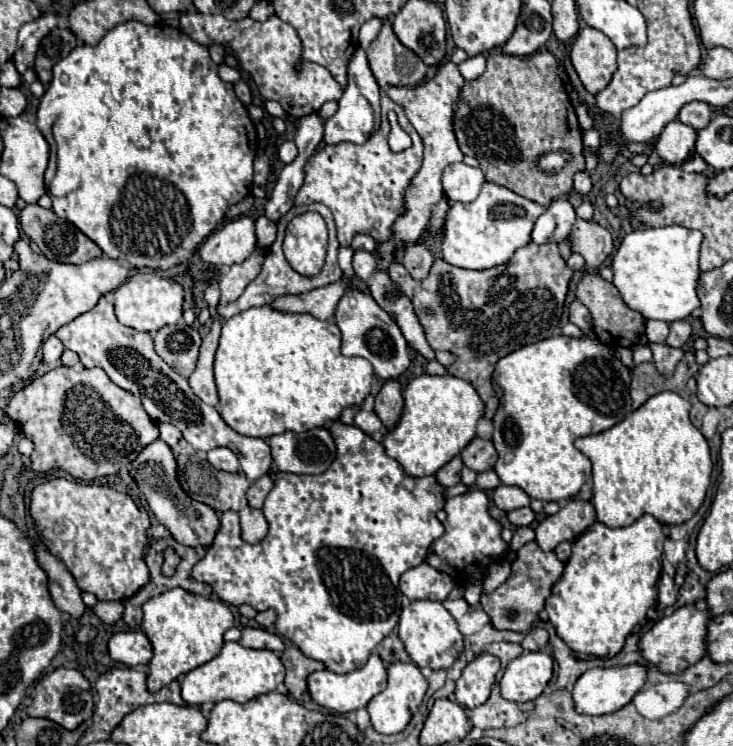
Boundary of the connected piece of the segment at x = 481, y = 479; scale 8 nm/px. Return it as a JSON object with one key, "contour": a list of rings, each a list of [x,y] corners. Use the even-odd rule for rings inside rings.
{"contour":[[[487,470],[487,472],[481,472],[481,474],[477,474],[477,488],[481,488],[481,490],[493,490],[493,488],[497,488],[499,484],[501,484],[501,480],[499,480],[499,476],[495,474],[495,470]]]}

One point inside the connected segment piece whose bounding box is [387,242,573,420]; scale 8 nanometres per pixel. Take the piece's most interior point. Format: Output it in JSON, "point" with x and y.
{"point":[479,315]}

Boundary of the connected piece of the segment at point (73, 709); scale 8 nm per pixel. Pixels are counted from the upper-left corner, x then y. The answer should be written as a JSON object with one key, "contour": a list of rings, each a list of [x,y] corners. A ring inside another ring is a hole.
{"contour":[[[55,668],[35,686],[35,698],[33,704],[27,708],[27,714],[35,718],[47,718],[61,724],[67,730],[75,730],[81,722],[91,718],[91,710],[93,710],[93,692],[89,680],[73,668]]]}

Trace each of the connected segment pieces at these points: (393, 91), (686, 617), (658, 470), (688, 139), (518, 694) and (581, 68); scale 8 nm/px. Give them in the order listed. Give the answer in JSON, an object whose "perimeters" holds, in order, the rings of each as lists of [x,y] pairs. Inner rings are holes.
{"perimeters":[[[[445,62],[437,68],[437,76],[421,86],[415,88],[407,88],[407,86],[389,86],[387,88],[387,96],[401,104],[407,112],[409,122],[415,126],[417,134],[421,136],[423,144],[425,144],[425,158],[423,158],[423,166],[417,172],[417,176],[413,178],[411,186],[407,188],[407,196],[405,196],[405,214],[393,224],[393,240],[379,244],[379,266],[385,270],[391,262],[393,262],[393,252],[395,248],[399,248],[401,244],[407,242],[417,242],[419,236],[423,234],[427,220],[431,216],[431,208],[433,204],[437,204],[443,198],[443,186],[441,186],[441,174],[443,168],[447,168],[453,162],[461,162],[463,160],[463,152],[459,150],[455,132],[453,132],[453,112],[457,110],[457,100],[459,100],[459,92],[463,88],[465,80],[457,70],[457,64],[453,62]]],[[[695,604],[681,606],[671,616],[661,618],[649,632],[645,632],[639,638],[639,642],[637,642],[639,652],[659,672],[665,672],[665,674],[683,672],[685,668],[693,666],[697,660],[701,660],[701,656],[705,654],[707,622],[709,622],[709,612],[707,610],[697,610]]],[[[659,392],[613,428],[575,440],[577,450],[593,464],[593,504],[601,524],[621,528],[633,524],[643,514],[655,516],[661,524],[683,524],[699,510],[711,482],[713,462],[707,440],[689,420],[689,408],[691,404],[679,394]]],[[[673,120],[663,128],[655,144],[655,150],[665,162],[681,166],[685,160],[693,156],[693,140],[697,140],[697,132],[691,126]]],[[[525,652],[515,658],[501,678],[501,696],[511,702],[535,700],[553,674],[553,658],[545,652]]],[[[585,26],[577,34],[571,50],[571,62],[583,86],[591,94],[597,94],[609,84],[613,72],[617,70],[615,56],[617,56],[617,48],[603,32]]]]}

